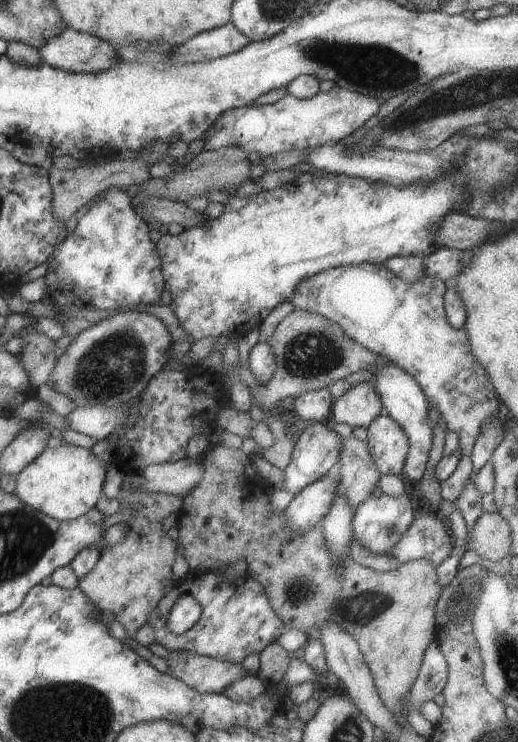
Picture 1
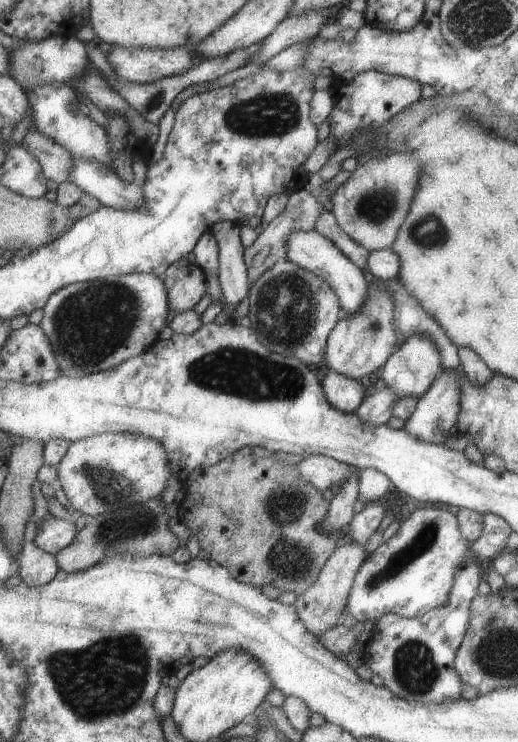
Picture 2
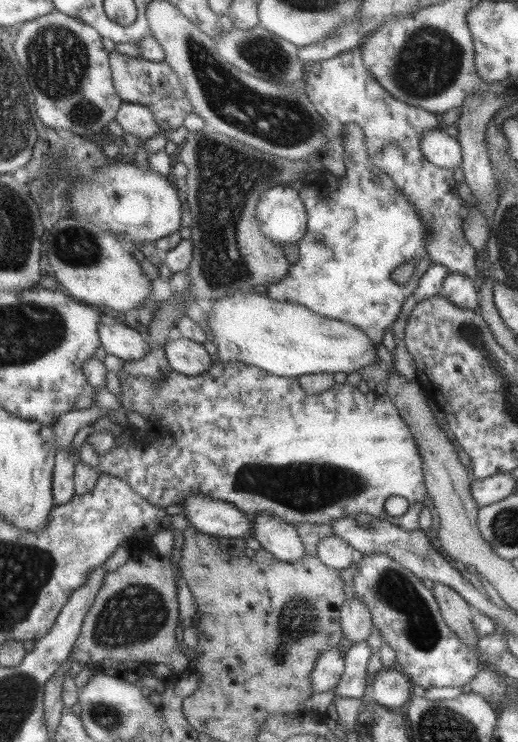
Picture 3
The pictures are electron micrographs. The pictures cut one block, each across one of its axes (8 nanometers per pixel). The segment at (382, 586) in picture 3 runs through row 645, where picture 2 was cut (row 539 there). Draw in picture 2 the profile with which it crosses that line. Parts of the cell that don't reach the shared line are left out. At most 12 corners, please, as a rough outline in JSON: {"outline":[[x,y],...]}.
{"outline":[[417,509],[356,574],[344,614],[422,617],[476,557],[457,516]]}

